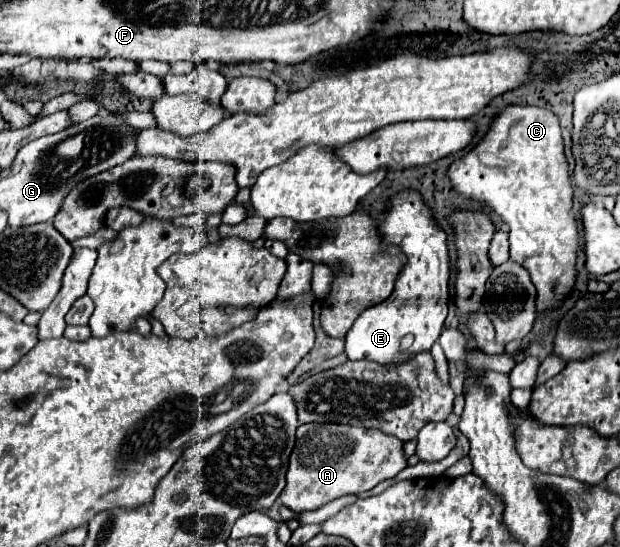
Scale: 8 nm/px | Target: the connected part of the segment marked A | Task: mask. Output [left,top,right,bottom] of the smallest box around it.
[279,424,407,512]

